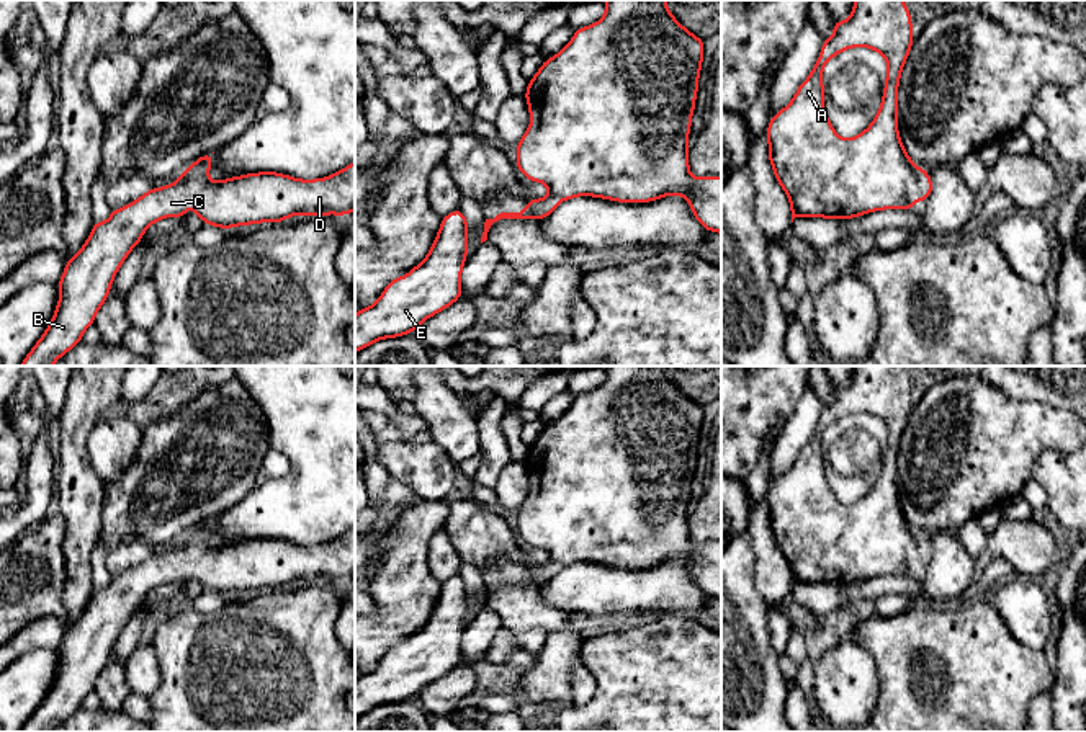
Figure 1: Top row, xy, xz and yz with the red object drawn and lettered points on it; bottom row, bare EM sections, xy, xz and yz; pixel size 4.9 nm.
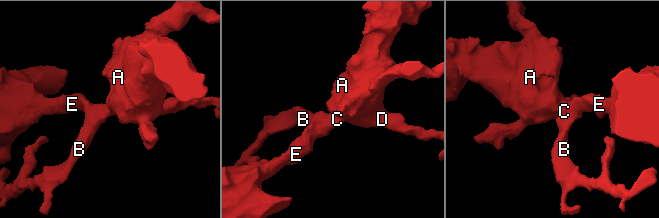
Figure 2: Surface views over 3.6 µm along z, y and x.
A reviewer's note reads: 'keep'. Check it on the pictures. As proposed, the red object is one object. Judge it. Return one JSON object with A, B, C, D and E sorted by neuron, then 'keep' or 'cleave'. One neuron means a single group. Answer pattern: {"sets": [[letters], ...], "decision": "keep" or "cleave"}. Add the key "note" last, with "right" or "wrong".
{"sets": [["A", "B", "C", "D", "E"]], "decision": "keep", "note": "right"}

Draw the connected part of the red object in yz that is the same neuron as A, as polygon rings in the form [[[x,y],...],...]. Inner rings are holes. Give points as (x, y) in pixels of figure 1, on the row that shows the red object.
[[[854,0],[852,15],[846,21],[834,21],[834,34],[824,39],[810,77],[798,87],[793,100],[769,121],[767,127],[769,160],[777,181],[790,199],[792,222],[795,217],[850,219],[882,209],[911,209],[916,201],[931,196],[931,176],[911,162],[898,136],[898,83],[913,41],[911,15],[903,0]],[[850,47],[875,49],[885,57],[888,70],[875,119],[862,134],[842,139],[834,132],[824,113],[823,69],[829,59]]]

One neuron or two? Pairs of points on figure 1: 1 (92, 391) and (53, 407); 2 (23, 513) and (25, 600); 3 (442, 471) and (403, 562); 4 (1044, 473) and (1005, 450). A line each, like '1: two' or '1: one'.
1: two
2: two
3: two
4: two

